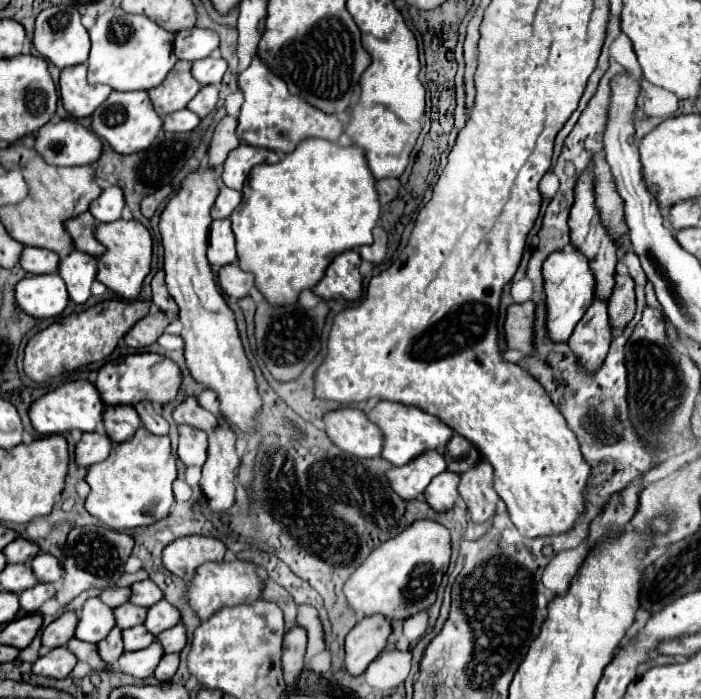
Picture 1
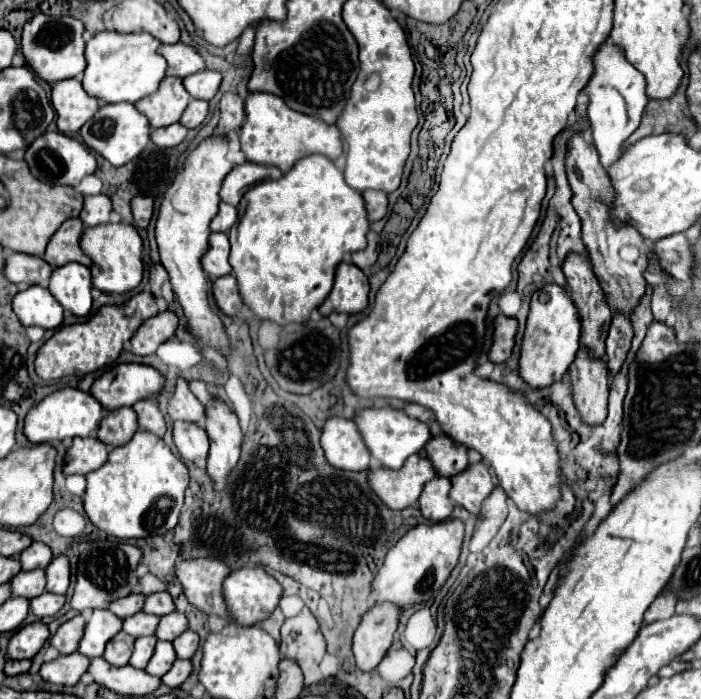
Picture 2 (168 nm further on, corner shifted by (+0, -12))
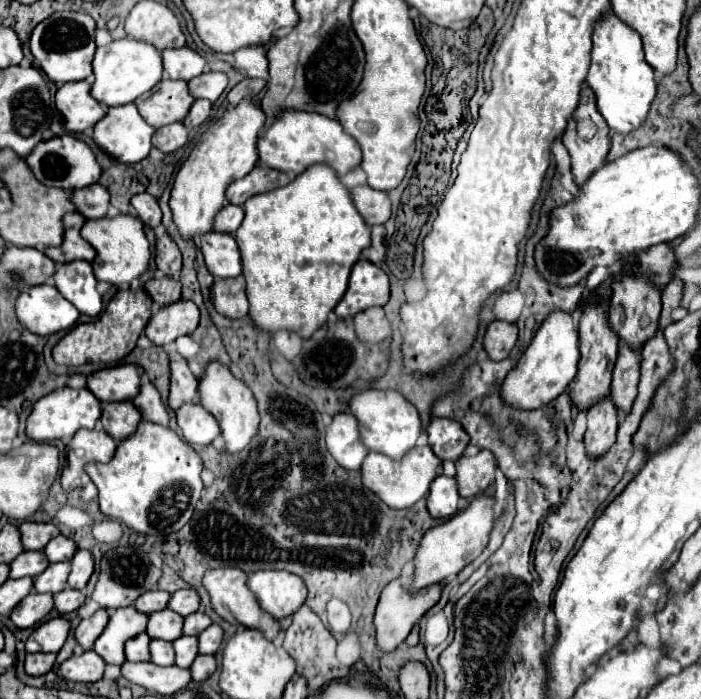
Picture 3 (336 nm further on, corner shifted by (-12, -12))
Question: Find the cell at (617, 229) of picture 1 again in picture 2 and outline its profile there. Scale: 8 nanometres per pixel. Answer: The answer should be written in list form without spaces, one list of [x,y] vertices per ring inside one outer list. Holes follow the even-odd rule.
[[[579,132],[577,136],[571,136],[571,140],[567,142],[565,172],[567,172],[569,186],[573,190],[571,204],[583,224],[583,244],[589,250],[591,266],[605,292],[607,304],[613,312],[631,314],[633,308],[639,306],[639,300],[643,298],[645,288],[647,288],[643,272],[649,264],[651,250],[645,244],[645,238],[635,228],[623,222],[617,222],[607,212],[603,200],[609,200],[613,196],[611,180],[607,176],[607,170],[599,164],[599,156],[595,152],[593,142],[587,142],[583,138],[583,132]]]

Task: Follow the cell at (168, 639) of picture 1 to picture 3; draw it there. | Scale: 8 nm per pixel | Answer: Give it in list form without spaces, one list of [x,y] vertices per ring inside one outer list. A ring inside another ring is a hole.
[[[211,624],[197,636],[197,640],[199,640],[199,654],[215,654],[215,650],[223,640],[223,630],[221,626]]]

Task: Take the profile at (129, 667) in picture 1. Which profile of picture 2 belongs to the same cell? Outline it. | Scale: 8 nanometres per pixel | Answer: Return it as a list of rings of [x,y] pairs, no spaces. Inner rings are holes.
[[[159,640],[157,642],[157,648],[155,648],[155,654],[153,654],[153,658],[149,660],[149,664],[147,664],[147,672],[149,674],[153,674],[153,676],[163,676],[163,674],[167,674],[169,672],[169,668],[171,668],[171,664],[177,660],[177,656],[175,656],[175,648],[173,648],[173,644],[171,642],[165,642],[165,640]]]

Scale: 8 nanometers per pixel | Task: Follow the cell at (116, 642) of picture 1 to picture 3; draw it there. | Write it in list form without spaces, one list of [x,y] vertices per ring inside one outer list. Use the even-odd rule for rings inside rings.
[[[143,632],[125,642],[125,656],[129,662],[149,660],[149,636]]]

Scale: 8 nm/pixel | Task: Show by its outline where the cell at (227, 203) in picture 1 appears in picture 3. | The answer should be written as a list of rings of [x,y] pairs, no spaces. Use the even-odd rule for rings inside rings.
[[[227,204],[227,206],[219,212],[219,216],[215,218],[215,228],[213,228],[213,230],[233,234],[233,232],[241,226],[243,218],[245,218],[245,212],[243,212],[243,208],[241,208],[241,206]]]

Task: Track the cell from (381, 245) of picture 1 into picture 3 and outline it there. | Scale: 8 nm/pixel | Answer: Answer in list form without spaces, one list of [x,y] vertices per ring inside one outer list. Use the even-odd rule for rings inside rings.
[[[373,226],[371,228],[371,246],[363,250],[363,256],[373,262],[373,264],[381,264],[385,260],[385,228],[383,226]]]

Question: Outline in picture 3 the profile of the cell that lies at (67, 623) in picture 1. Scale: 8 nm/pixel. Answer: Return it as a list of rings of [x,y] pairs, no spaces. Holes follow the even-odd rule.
[[[103,608],[97,610],[91,618],[81,620],[79,626],[75,628],[75,640],[77,640],[77,644],[83,650],[91,650],[93,642],[99,638],[99,634],[107,626],[107,622],[109,622],[109,616],[107,616],[107,610],[103,610]]]

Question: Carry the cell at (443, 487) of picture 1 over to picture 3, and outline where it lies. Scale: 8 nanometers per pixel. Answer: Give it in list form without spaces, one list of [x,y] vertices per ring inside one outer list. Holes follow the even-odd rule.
[[[439,476],[439,480],[431,482],[431,492],[427,500],[429,514],[433,518],[451,518],[459,510],[459,492],[457,482],[447,476]]]

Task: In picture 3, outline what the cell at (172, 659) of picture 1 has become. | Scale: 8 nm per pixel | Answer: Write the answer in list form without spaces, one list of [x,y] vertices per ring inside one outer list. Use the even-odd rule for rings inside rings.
[[[197,656],[195,662],[191,664],[189,672],[191,672],[191,678],[195,682],[203,682],[203,680],[207,680],[215,672],[215,668],[217,668],[215,656]]]

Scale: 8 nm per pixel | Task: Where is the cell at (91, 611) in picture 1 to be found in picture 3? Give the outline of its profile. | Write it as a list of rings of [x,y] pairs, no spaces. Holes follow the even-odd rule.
[[[133,606],[111,610],[109,612],[109,624],[101,632],[101,636],[95,640],[95,652],[107,662],[107,664],[123,664],[123,644],[145,632],[147,626],[147,614],[135,612]]]

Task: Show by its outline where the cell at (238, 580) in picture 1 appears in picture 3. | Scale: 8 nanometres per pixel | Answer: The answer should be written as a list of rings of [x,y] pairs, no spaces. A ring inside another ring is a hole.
[[[257,570],[249,574],[247,588],[257,596],[259,606],[277,620],[297,612],[307,598],[303,580],[283,570]]]

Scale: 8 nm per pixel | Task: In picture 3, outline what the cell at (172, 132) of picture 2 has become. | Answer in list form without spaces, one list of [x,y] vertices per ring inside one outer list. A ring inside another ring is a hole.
[[[175,122],[171,126],[163,126],[153,136],[153,146],[161,152],[175,152],[187,142],[187,128],[181,122]]]

